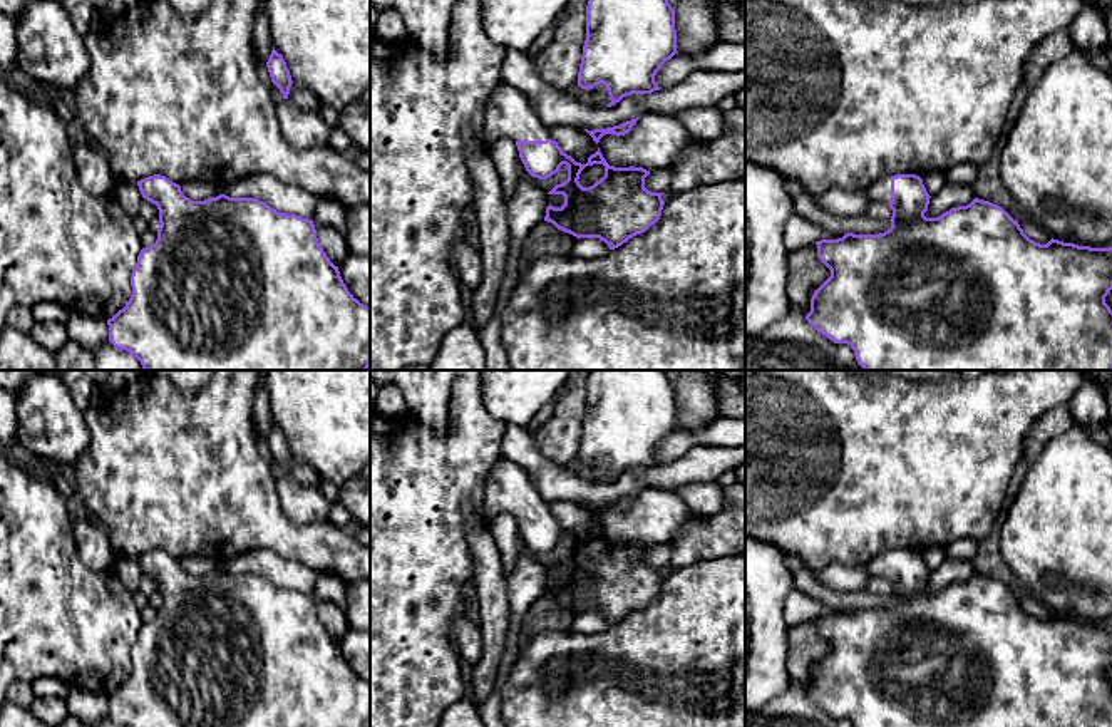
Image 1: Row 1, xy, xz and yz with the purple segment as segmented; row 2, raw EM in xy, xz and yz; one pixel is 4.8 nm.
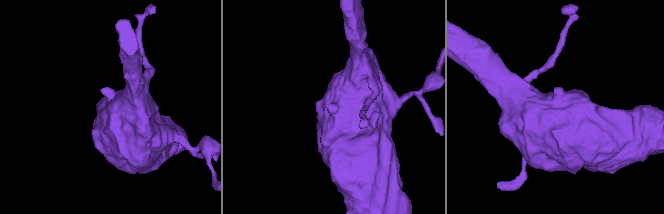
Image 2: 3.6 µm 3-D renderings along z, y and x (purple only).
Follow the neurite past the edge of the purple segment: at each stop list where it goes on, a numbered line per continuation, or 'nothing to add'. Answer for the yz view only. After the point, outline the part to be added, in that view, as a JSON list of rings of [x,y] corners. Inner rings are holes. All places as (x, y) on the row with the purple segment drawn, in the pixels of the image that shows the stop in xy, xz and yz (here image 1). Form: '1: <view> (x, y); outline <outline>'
1: yz (881, 190); outline [[[884,176],[879,181],[873,183],[867,189],[864,189],[866,198],[874,203],[889,203],[891,199],[891,176]]]

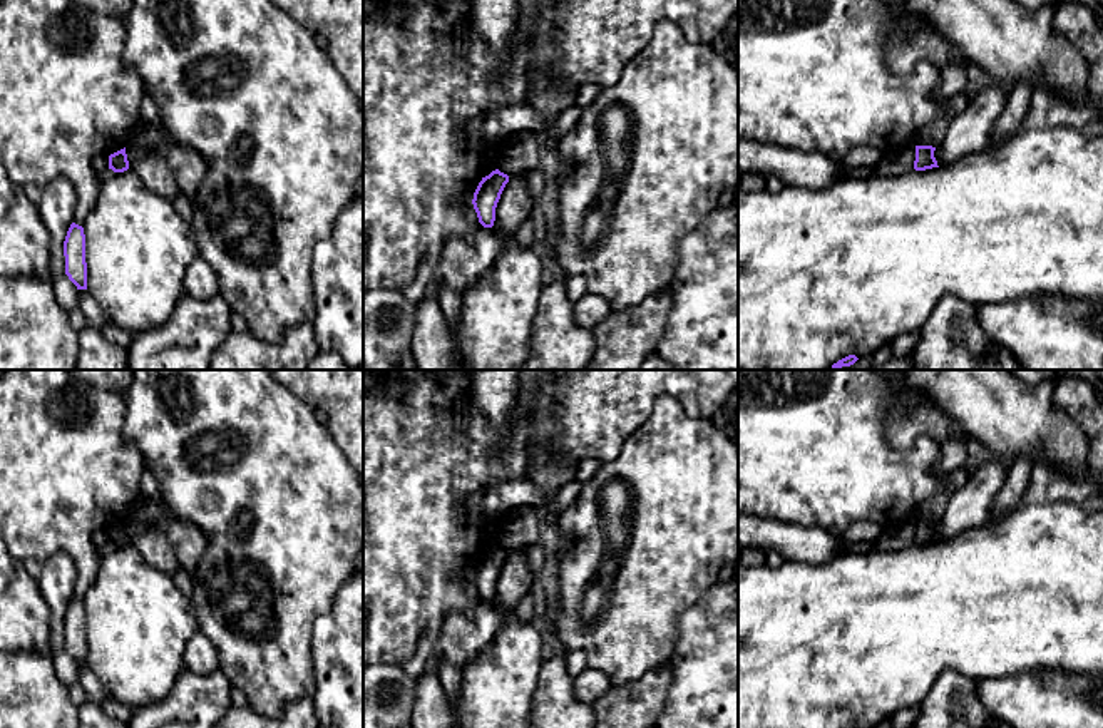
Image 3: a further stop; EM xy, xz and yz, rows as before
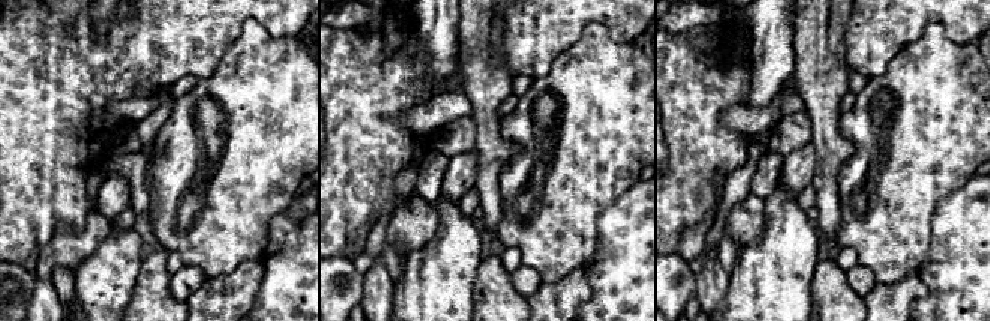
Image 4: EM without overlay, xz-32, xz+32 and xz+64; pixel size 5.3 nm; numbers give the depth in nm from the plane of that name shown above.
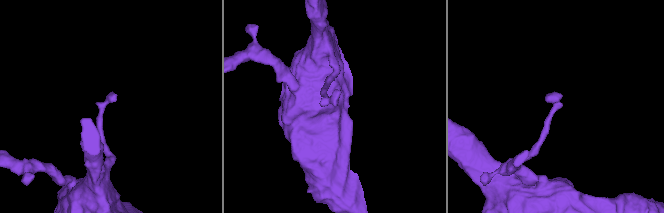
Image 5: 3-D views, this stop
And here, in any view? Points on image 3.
nothing to add

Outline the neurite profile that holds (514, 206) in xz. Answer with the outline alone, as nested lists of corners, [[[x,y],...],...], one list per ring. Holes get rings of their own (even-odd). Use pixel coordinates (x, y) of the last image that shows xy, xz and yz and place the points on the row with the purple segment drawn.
[[[527,172],[509,177],[495,208],[492,231],[500,238],[516,234],[524,221],[529,219],[532,196],[527,186]]]

